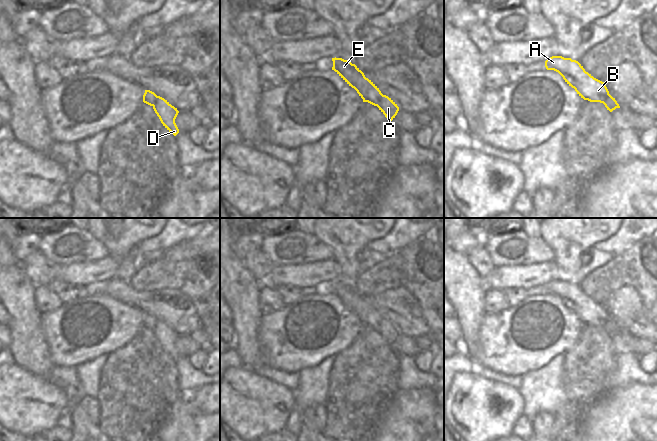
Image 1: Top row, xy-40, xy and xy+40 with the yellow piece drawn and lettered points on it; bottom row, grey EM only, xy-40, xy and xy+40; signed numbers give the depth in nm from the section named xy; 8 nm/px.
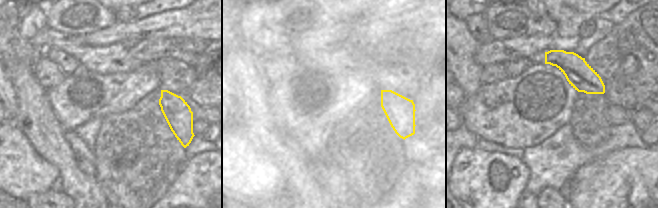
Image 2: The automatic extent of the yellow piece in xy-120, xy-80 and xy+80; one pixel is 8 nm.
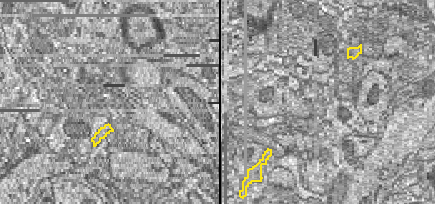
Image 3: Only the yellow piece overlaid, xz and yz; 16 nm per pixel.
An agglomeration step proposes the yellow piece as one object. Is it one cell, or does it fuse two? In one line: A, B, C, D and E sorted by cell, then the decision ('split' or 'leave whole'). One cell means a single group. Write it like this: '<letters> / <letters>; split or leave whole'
A B C D E; leave whole

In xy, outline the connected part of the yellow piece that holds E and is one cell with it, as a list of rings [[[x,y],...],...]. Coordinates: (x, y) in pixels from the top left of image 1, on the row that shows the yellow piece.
[[[332,58],[334,70],[349,86],[354,88],[363,102],[377,106],[391,122],[399,111],[397,104],[383,95],[379,88],[355,65],[342,58]]]

